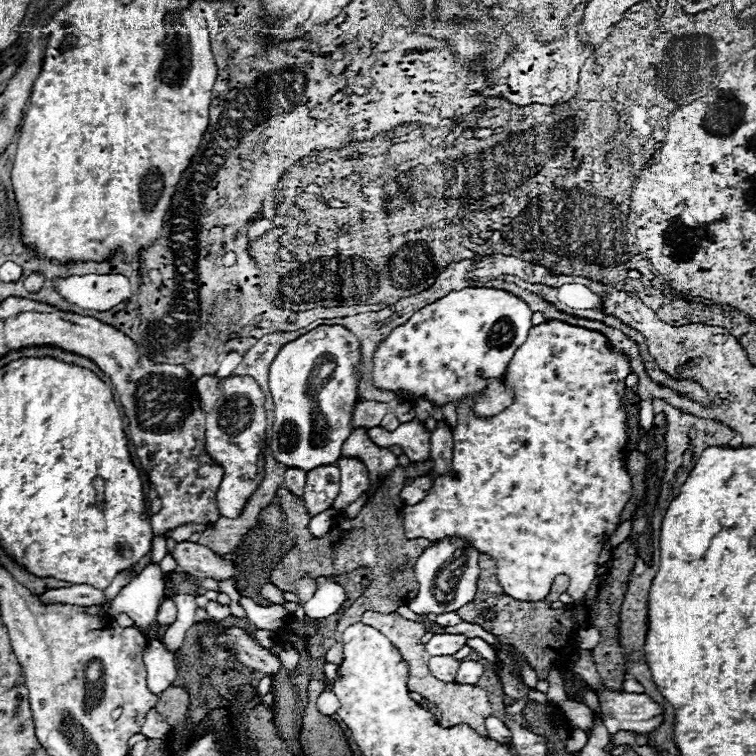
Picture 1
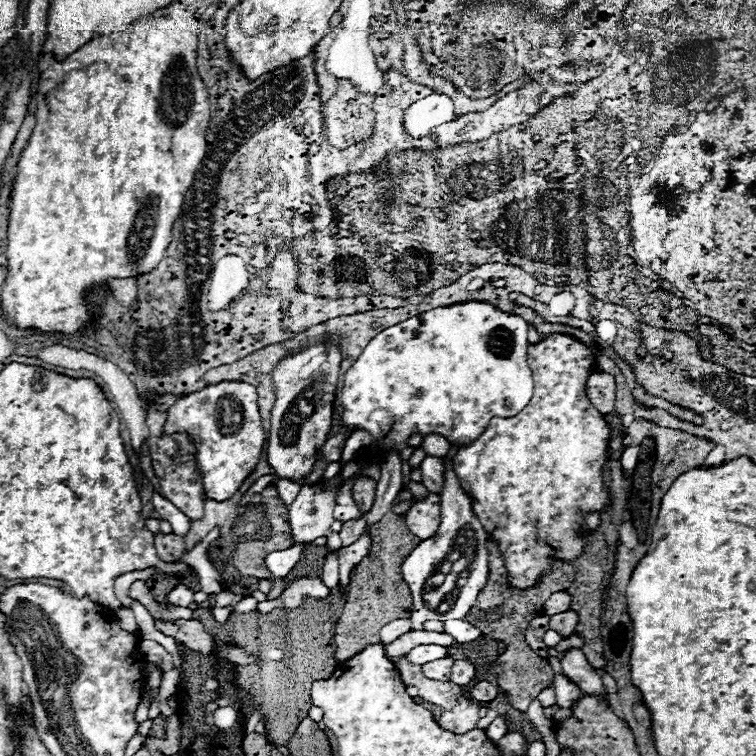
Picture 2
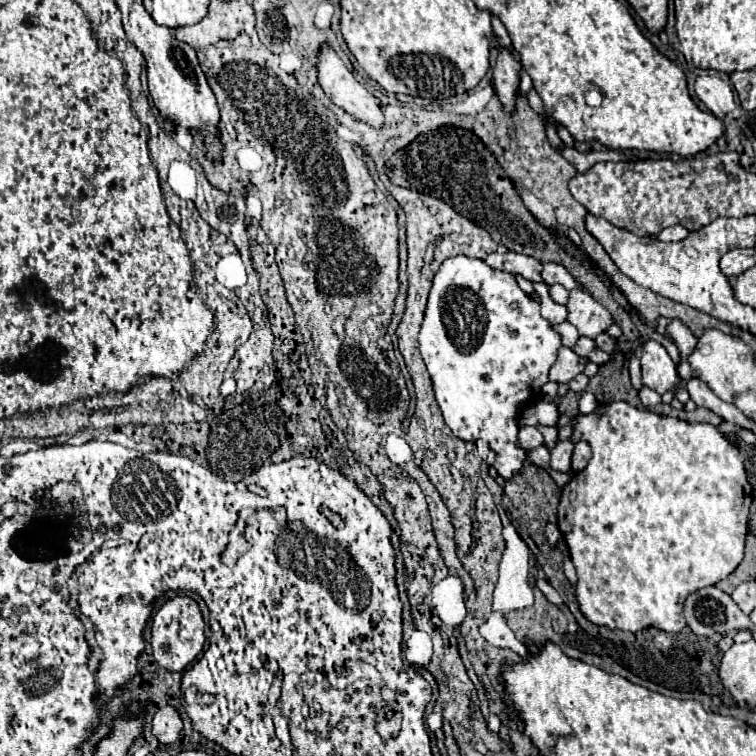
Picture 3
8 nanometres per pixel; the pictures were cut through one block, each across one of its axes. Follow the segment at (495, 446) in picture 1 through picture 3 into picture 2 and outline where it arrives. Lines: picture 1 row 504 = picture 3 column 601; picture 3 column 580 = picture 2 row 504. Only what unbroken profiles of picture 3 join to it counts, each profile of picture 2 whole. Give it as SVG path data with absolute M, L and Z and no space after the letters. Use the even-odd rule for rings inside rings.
M548 334L538 344L528 344L526 360L534 378L532 402L512 418L492 418L490 426L454 456L454 470L472 502L472 512L488 538L498 544L508 570L508 584L520 590L536 586L556 560L576 560L588 544L584 514L610 508L610 490L602 480L610 426L586 396L586 382L596 362L594 350L570 334ZM428 494L424 500L418 500L406 514L408 530L420 540L432 538L440 526L440 498L438 494Z

